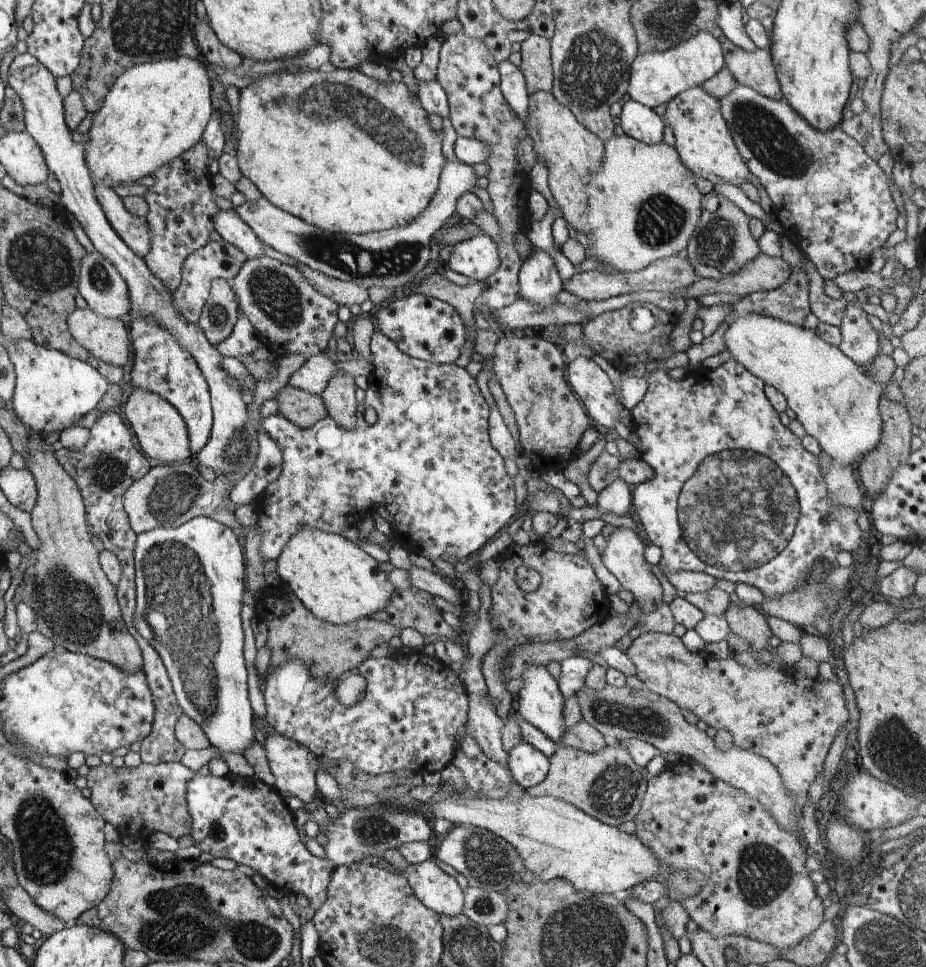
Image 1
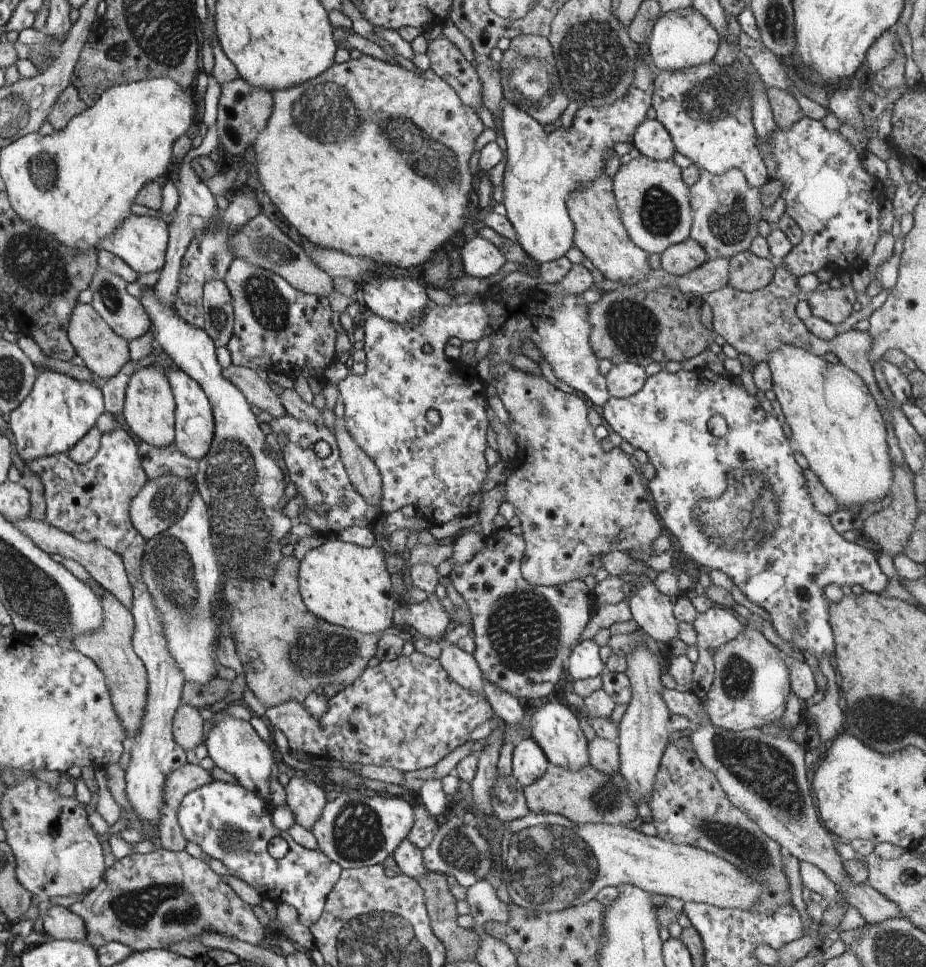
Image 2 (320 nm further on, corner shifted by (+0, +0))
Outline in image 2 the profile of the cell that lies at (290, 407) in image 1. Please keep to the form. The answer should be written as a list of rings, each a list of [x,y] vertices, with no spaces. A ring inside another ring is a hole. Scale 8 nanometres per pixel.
[[[234,364],[225,368],[224,375],[234,386],[242,390],[245,397],[260,410],[269,412],[274,419],[287,414],[281,399],[272,391],[270,385],[260,379],[257,371]]]

